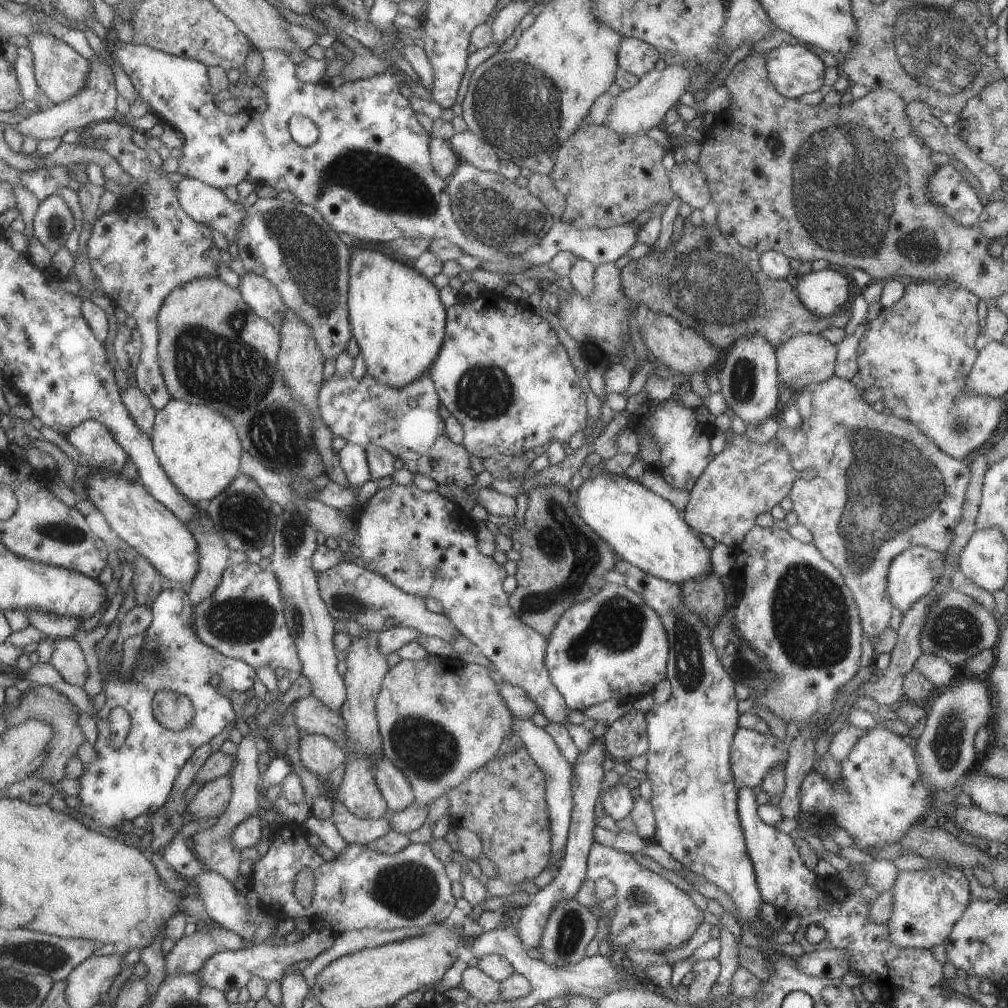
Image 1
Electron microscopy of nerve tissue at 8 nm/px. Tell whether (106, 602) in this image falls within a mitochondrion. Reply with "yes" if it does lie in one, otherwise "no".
no

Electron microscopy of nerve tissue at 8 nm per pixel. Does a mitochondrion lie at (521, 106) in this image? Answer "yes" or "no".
yes

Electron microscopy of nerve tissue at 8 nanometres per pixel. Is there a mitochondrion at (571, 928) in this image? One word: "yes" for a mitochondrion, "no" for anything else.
yes

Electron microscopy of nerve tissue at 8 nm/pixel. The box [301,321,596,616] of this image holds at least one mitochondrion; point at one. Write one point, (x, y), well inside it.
(483, 393)

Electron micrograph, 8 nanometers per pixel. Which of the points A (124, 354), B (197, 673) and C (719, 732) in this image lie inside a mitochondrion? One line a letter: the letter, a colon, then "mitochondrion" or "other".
A: mitochondrion
B: other
C: other

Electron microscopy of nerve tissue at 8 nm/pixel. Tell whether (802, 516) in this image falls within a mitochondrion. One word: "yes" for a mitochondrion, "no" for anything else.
no

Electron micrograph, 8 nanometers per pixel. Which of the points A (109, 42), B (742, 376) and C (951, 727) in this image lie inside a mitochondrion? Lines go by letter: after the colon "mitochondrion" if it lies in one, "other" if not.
A: other
B: mitochondrion
C: mitochondrion

